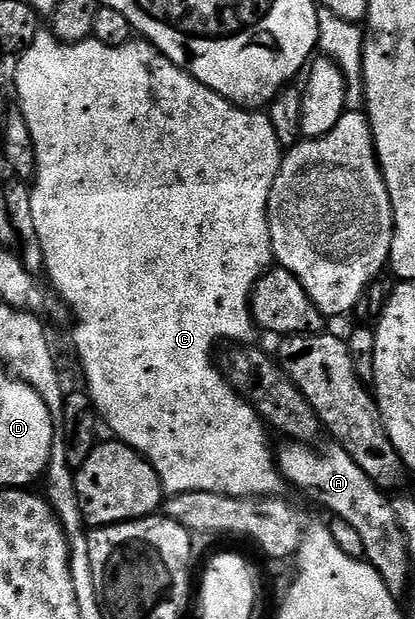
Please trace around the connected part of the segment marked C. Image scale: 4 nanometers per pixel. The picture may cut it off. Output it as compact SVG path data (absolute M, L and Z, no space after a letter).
M42 30L42 31L41 31L41 32L40 32L40 33L39 33L39 34L38 34L38 38L34 38L34 42L33 42L33 43L32 43L32 44L31 44L31 46L30 46L30 47L28 47L28 49L27 49L27 50L25 50L25 51L24 51L24 52L21 52L21 53L19 53L19 56L18 56L18 59L17 59L17 60L20 60L20 61L18 61L18 62L17 62L17 64L16 64L16 96L17 96L17 98L18 98L18 99L20 99L20 101L18 101L18 107L19 107L19 109L20 109L20 113L21 113L21 114L23 114L23 116L24 116L24 117L25 117L25 118L26 118L26 126L30 126L30 134L31 134L31 135L32 135L32 137L33 137L33 138L34 138L34 146L35 146L35 147L36 147L36 178L35 178L35 181L34 181L34 183L33 183L33 184L32 184L32 185L31 185L31 190L32 190L32 209L33 209L33 210L34 210L34 230L35 230L35 231L36 231L36 233L37 233L37 234L38 234L38 242L42 242L42 254L43 254L43 255L44 255L44 271L45 271L45 273L46 273L46 280L47 280L47 283L48 283L48 284L49 284L49 285L50 285L50 288L51 288L51 291L52 291L52 292L53 292L53 293L55 293L55 295L56 295L56 296L57 296L57 297L59 297L59 299L60 299L60 300L61 300L61 301L63 301L63 303L64 303L64 304L65 304L65 305L66 305L66 307L67 307L67 309L68 309L68 311L69 311L69 313L71 313L71 315L72 315L72 316L73 316L73 317L74 317L74 320L75 320L75 316L76 316L76 320L77 320L77 324L76 324L76 333L74 333L74 334L73 334L73 336L72 336L72 340L73 340L73 342L74 342L74 343L76 343L76 352L77 352L77 354L78 354L78 355L80 355L80 368L81 368L81 370L82 370L82 371L84 371L84 380L85 380L85 382L86 382L86 383L88 383L88 385L86 385L86 391L87 391L87 393L88 393L88 395L89 395L89 396L91 396L91 397L92 397L92 404L93 404L93 405L94 405L94 406L95 406L95 407L96 407L96 410L97 410L97 413L98 413L98 416L99 416L99 419L100 419L100 420L101 420L101 421L103 421L103 423L104 423L104 420L105 420L105 422L106 422L106 423L108 423L108 428L109 428L109 430L110 430L110 431L112 431L112 432L109 432L109 433L111 433L111 435L112 435L112 436L113 436L113 437L115 437L115 439L117 439L117 440L119 440L119 441L120 441L120 443L122 443L122 444L128 444L128 445L129 445L129 446L131 446L131 448L133 448L133 449L134 449L134 451L136 451L136 452L137 452L137 453L138 453L138 454L139 454L139 455L140 455L140 456L142 456L142 457L144 457L144 459L146 459L146 460L148 460L148 461L149 461L149 462L150 462L150 466L154 466L154 470L155 470L155 471L156 471L156 473L157 473L157 474L158 474L158 478L159 478L159 479L160 479L160 484L161 484L161 485L162 485L162 487L163 487L163 488L164 488L164 491L165 491L165 493L168 493L168 494L175 494L175 493L177 493L177 492L213 492L213 493L214 493L214 494L222 494L222 495L223 495L223 496L238 496L238 497L241 497L241 498L272 498L272 497L275 497L275 496L276 496L276 495L277 495L277 493L279 493L279 492L276 492L276 491L278 491L278 490L279 490L279 488L280 488L280 484L281 484L281 485L282 485L282 477L281 477L281 475L280 475L280 473L279 473L279 471L278 471L278 460L277 460L277 457L276 457L276 456L275 456L275 455L274 455L274 448L273 448L273 452L272 452L272 448L271 448L271 446L270 446L270 445L268 445L268 436L269 436L269 437L270 437L270 432L269 432L269 429L268 429L268 428L267 428L267 427L266 427L266 425L265 425L265 423L264 423L264 421L263 421L263 420L261 420L261 419L260 419L260 416L259 416L259 414L257 414L257 413L256 413L256 412L255 412L255 411L254 411L254 409L252 409L252 405L251 405L251 404L249 404L249 403L248 403L248 401L247 401L247 400L245 400L245 399L244 399L244 397L243 397L243 396L241 396L241 395L240 395L240 393L239 393L239 392L237 392L237 391L236 391L236 389L235 389L235 388L233 388L233 387L232 387L232 385L231 385L231 384L229 384L229 383L228 383L228 381L227 381L227 380L225 380L225 378L224 378L224 373L223 373L223 372L221 372L221 371L220 371L220 369L219 369L219 367L217 367L217 365L216 365L216 364L215 364L215 363L214 363L214 356L213 356L213 360L212 360L212 351L214 351L214 350L215 350L215 348L216 348L216 344L220 344L220 343L222 343L222 342L223 342L223 340L232 340L232 341L228 341L228 342L248 342L248 341L251 341L251 340L248 340L248 339L250 339L250 338L251 338L251 336L252 336L252 332L253 332L253 333L254 333L254 321L253 321L253 319L252 319L252 310L251 310L251 306L252 306L252 291L253 291L253 290L254 290L254 286L255 286L255 285L256 285L256 284L257 284L257 283L258 283L258 281L259 281L259 280L261 280L261 278L262 278L262 277L264 277L264 273L265 273L265 272L267 272L267 271L268 271L268 269L269 269L269 268L271 268L271 267L273 267L273 264L274 264L274 257L273 257L273 255L272 255L272 243L271 243L271 242L270 242L270 226L269 226L269 225L268 225L268 203L269 203L269 202L270 202L270 190L271 190L271 189L272 189L272 187L273 187L273 186L274 186L274 178L275 178L275 177L276 177L276 176L277 176L277 175L278 175L278 174L279 174L279 172L280 172L280 161L281 161L281 159L282 159L282 149L281 149L281 146L280 146L280 143L279 143L279 142L278 142L278 138L277 138L277 137L276 137L276 135L275 135L275 134L274 134L274 126L273 126L273 125L272 125L272 123L271 123L271 122L270 122L270 118L269 118L269 117L268 117L268 115L266 115L266 114L265 114L265 113L264 113L264 112L263 112L263 111L260 111L260 110L256 110L256 111L252 111L252 110L249 110L249 109L246 109L246 108L241 108L241 107L240 107L240 105L238 105L238 104L233 104L233 103L232 103L232 101L231 101L231 100L229 100L229 99L228 99L228 97L226 97L226 96L220 96L220 95L219 95L219 94L217 94L217 92L215 92L215 91L214 91L214 90L210 90L210 89L209 89L209 88L208 88L208 87L206 87L206 86L205 86L205 85L204 85L204 84L203 84L203 83L202 83L202 82L198 82L198 81L197 81L197 80L196 80L196 79L195 79L195 78L193 78L193 77L192 77L192 75L191 75L191 74L190 74L190 73L189 73L189 72L183 72L183 70L181 70L181 68L180 68L180 67L178 67L178 66L177 66L177 65L176 65L176 64L175 64L175 63L174 63L174 62L170 62L170 61L169 61L169 60L167 60L167 59L166 59L166 58L165 58L165 57L164 57L164 56L163 56L163 54L162 54L162 53L161 53L161 52L159 52L159 50L157 50L157 48L156 48L156 47L154 47L154 45L153 45L153 44L149 44L149 43L147 43L147 42L133 42L133 43L131 43L131 44L127 44L127 45L126 45L126 46L118 46L118 47L117 47L117 48L111 48L111 47L110 47L110 46L106 46L106 45L105 45L105 44L103 44L103 43L102 43L102 42L98 42L98 41L97 41L97 40L96 40L96 39L94 39L94 38L89 38L89 39L87 39L87 40L83 40L83 41L82 41L82 42L78 42L78 43L77 43L77 44L64 44L64 43L62 43L62 42L61 42L61 41L60 41L60 40L59 40L59 39L58 39L58 38L57 38L57 36L54 36L54 35L52 35L52 33L51 33L51 31L48 31L48 30Z

